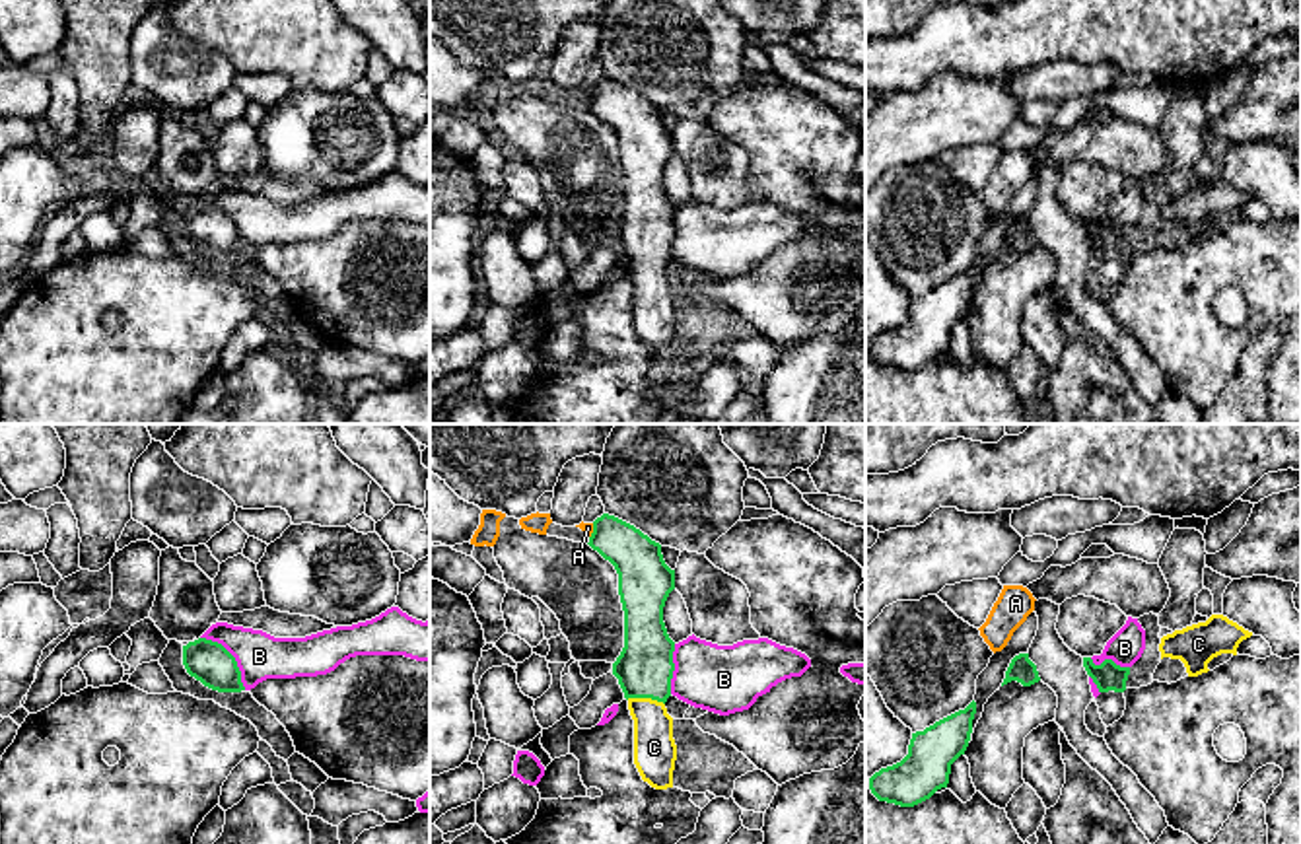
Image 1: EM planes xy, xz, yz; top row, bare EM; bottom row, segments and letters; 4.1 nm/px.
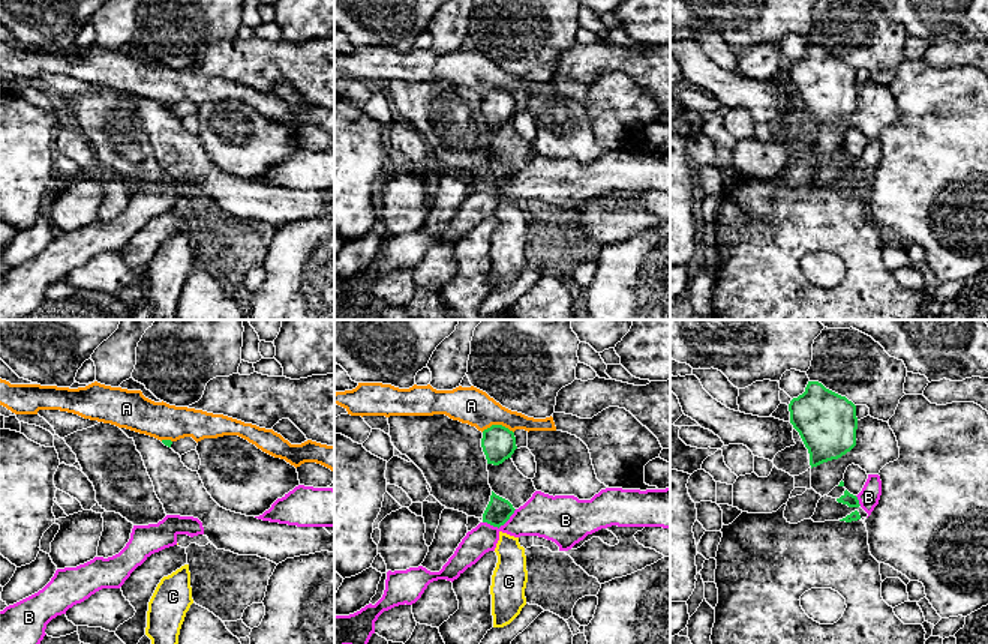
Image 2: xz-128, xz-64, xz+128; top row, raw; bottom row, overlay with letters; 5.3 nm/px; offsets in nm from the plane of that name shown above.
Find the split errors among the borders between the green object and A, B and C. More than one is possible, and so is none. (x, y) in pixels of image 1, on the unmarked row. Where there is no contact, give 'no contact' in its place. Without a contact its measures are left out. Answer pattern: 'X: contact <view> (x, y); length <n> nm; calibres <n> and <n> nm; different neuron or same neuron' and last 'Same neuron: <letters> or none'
A: contact xz (594, 96); length 70 nm; calibres 200 and 50 nm; different neuron
B: contact xy (234, 222); length 300 nm; calibres 180 and 200 nm; different neuron
C: contact xz (646, 261); length 160 nm; calibres 240 and 180 nm; same neuron
Same neuron: C

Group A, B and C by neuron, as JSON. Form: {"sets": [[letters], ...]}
{"sets": [["A"], ["B"], ["C"]]}

